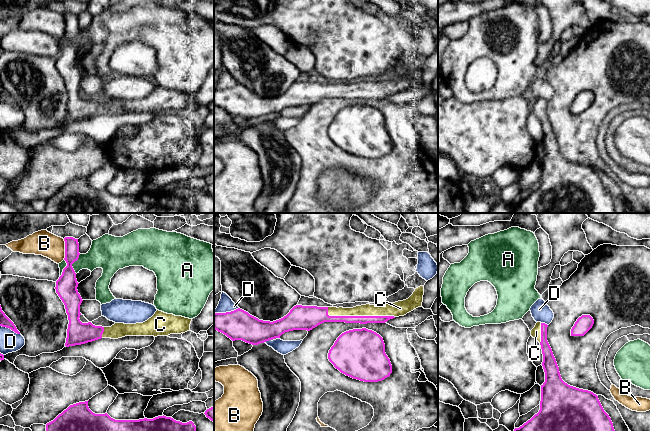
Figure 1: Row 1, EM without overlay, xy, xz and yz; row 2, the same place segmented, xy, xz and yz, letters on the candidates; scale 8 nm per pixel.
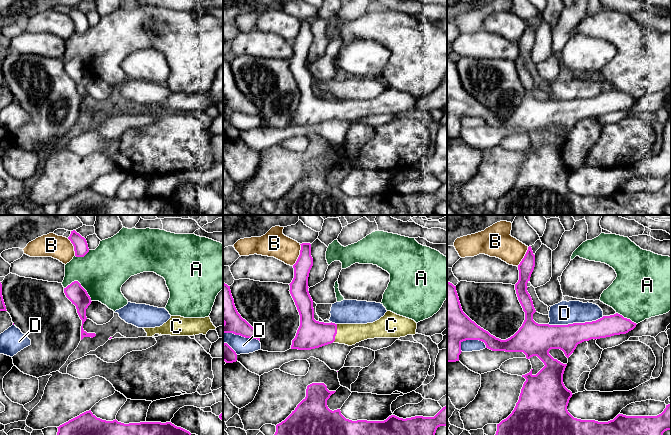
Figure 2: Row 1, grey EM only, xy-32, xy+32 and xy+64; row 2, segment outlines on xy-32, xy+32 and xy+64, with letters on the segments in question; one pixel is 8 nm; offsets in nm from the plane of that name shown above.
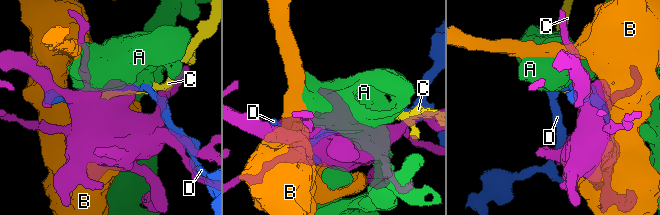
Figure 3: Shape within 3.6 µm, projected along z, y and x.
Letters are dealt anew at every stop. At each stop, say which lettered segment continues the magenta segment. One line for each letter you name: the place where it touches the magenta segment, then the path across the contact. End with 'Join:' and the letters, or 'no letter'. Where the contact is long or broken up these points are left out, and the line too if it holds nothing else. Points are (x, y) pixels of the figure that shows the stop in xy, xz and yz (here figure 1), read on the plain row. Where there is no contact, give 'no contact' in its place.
C: xz (358, 92)
Join: C

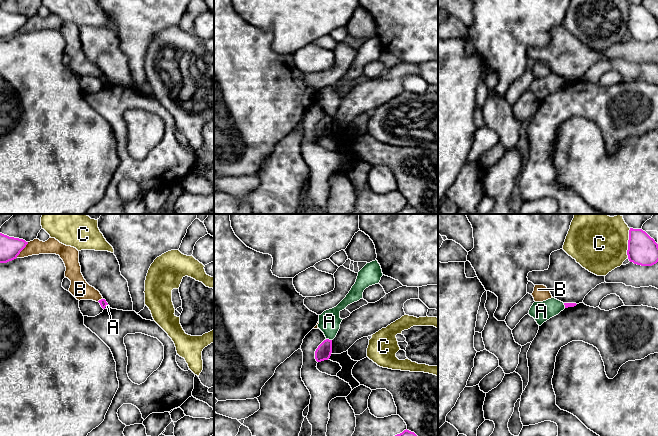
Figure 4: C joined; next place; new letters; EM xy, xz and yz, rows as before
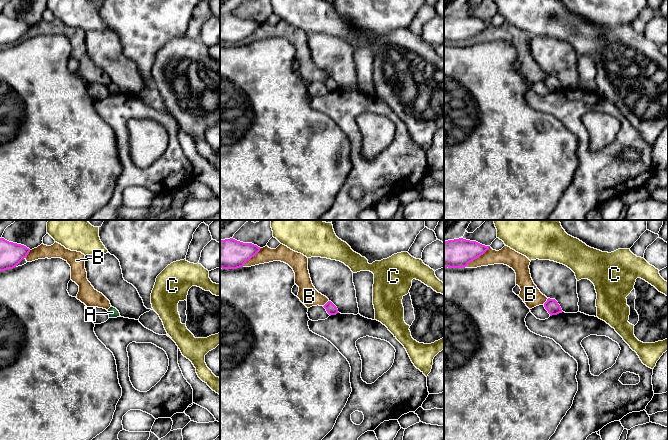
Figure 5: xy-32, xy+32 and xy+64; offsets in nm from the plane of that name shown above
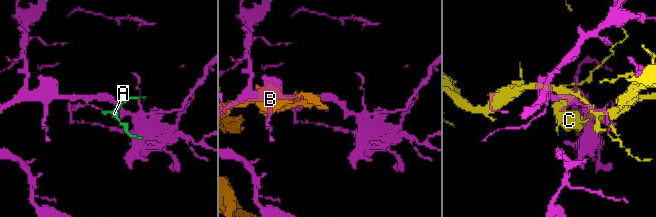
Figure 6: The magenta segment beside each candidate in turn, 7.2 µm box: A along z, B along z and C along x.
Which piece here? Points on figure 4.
Join: no letter

